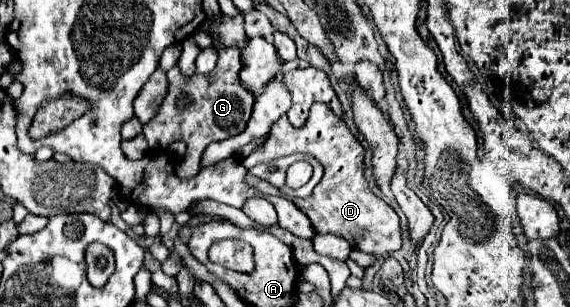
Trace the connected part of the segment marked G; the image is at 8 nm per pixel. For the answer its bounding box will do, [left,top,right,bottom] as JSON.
[144,37,254,179]

